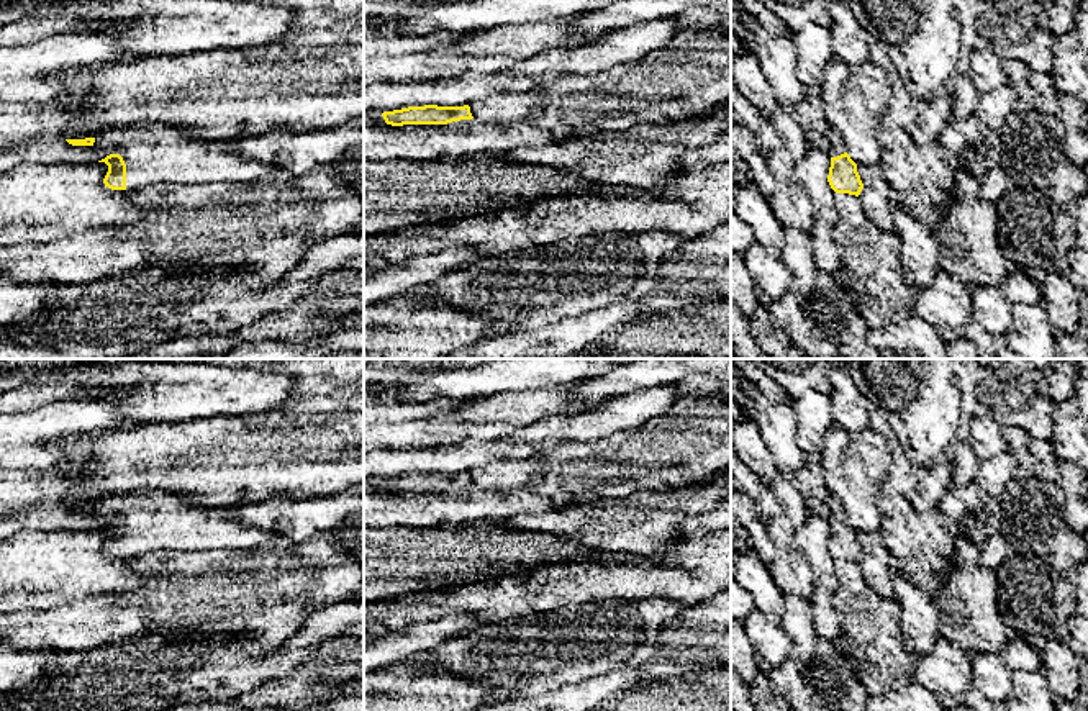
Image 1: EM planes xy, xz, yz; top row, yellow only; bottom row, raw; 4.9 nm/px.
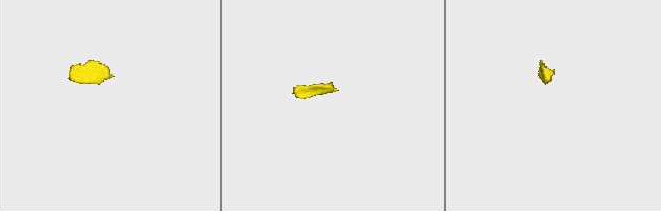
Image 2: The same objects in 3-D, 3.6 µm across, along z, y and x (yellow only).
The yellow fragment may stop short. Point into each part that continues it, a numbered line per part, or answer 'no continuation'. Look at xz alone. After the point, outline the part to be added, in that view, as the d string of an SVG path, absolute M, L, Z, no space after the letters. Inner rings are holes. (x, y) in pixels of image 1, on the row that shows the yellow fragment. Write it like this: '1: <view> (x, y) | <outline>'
no continuation

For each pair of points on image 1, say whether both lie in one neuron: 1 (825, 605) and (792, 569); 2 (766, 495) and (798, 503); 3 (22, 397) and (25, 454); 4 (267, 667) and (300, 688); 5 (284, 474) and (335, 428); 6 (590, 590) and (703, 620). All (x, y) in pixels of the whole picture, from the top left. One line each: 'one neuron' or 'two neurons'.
1: two neurons
2: two neurons
3: two neurons
4: two neurons
5: one neuron
6: two neurons

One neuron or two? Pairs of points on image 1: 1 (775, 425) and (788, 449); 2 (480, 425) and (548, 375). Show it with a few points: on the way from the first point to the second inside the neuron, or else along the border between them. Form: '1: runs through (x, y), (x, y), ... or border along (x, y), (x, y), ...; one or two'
1: runs through (777, 431), (782, 443); one
2: border along (567, 385), (503, 392), (492, 397); two

